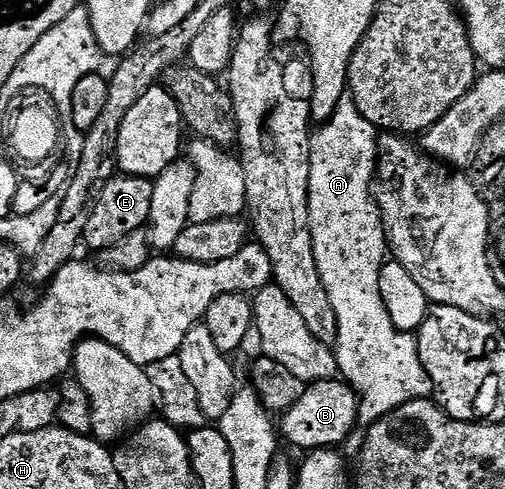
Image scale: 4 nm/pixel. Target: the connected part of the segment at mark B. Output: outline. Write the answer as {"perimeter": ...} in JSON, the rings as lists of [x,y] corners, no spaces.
{"perimeter":[[[329,380],[326,382],[311,383],[305,389],[302,400],[294,404],[278,422],[278,430],[292,446],[297,446],[303,452],[313,450],[327,450],[339,447],[339,442],[344,442],[352,434],[352,429],[357,429],[360,417],[360,400],[356,391],[343,380]]]}

